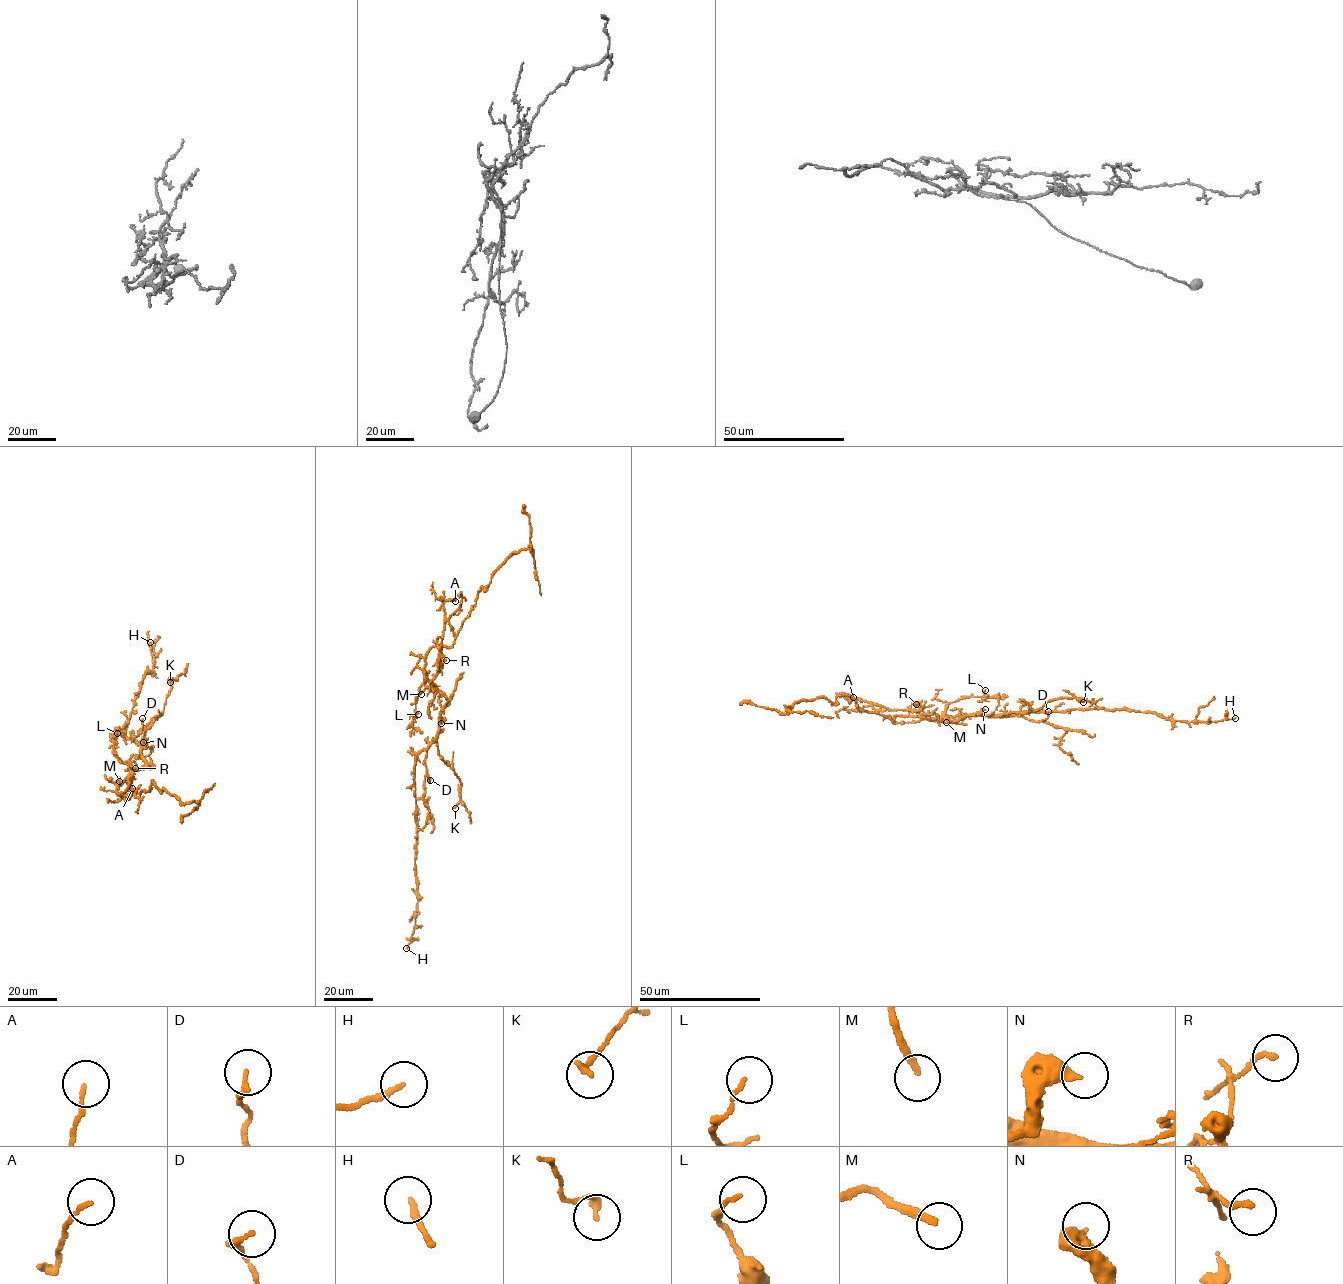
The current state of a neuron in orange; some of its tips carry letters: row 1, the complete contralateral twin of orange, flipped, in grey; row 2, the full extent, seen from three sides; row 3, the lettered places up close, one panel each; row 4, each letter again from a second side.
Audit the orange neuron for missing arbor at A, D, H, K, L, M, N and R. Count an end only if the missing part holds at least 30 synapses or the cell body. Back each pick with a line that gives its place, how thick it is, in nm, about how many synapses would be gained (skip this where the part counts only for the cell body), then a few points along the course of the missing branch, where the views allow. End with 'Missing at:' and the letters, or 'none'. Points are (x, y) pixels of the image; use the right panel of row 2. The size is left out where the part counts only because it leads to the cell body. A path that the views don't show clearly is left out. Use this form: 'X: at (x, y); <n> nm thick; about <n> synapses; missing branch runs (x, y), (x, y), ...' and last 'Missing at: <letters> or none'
M: at (946, 722); 240 nm thick; missing branch runs (946, 722), (995, 737), (1019, 761), (1121, 805), (1148, 810), (1174, 799)
Missing at: M

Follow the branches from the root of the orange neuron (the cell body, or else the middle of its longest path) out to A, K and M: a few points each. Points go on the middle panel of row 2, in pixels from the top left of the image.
A: (447, 699), (431, 680), (438, 669), (443, 603), (455, 601)
K: (447, 699), (441, 713), (436, 744), (440, 758), (459, 779), (460, 800), (455, 808)
M: (447, 699), (426, 680), (419, 688), (421, 694)

